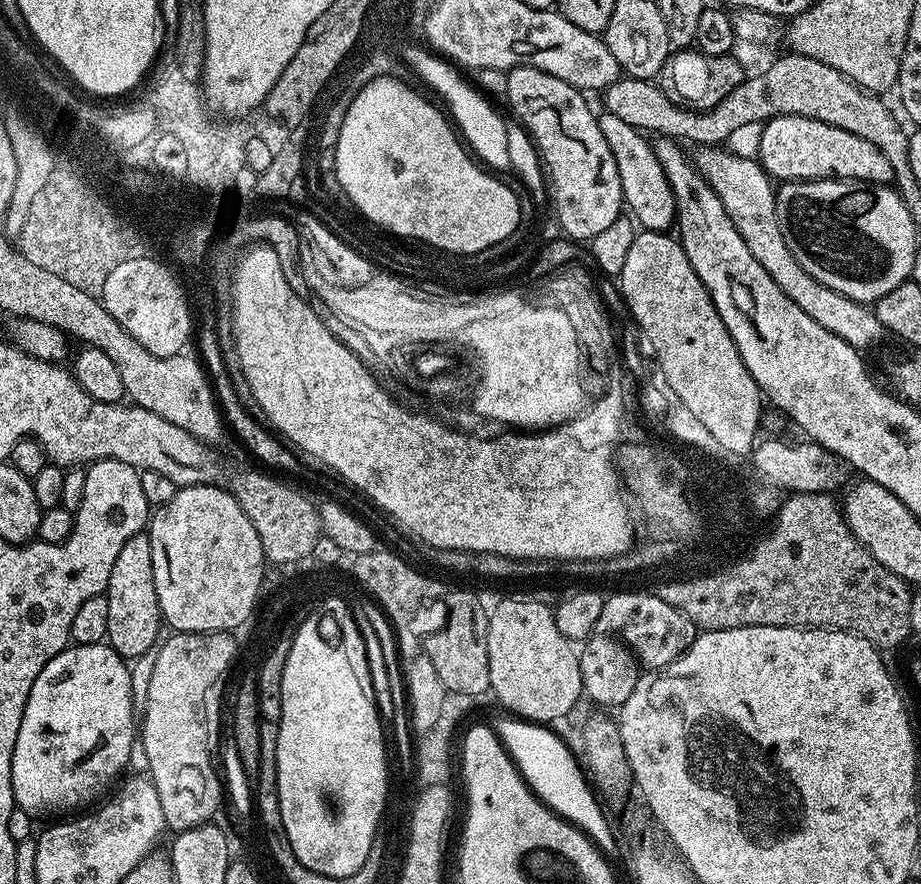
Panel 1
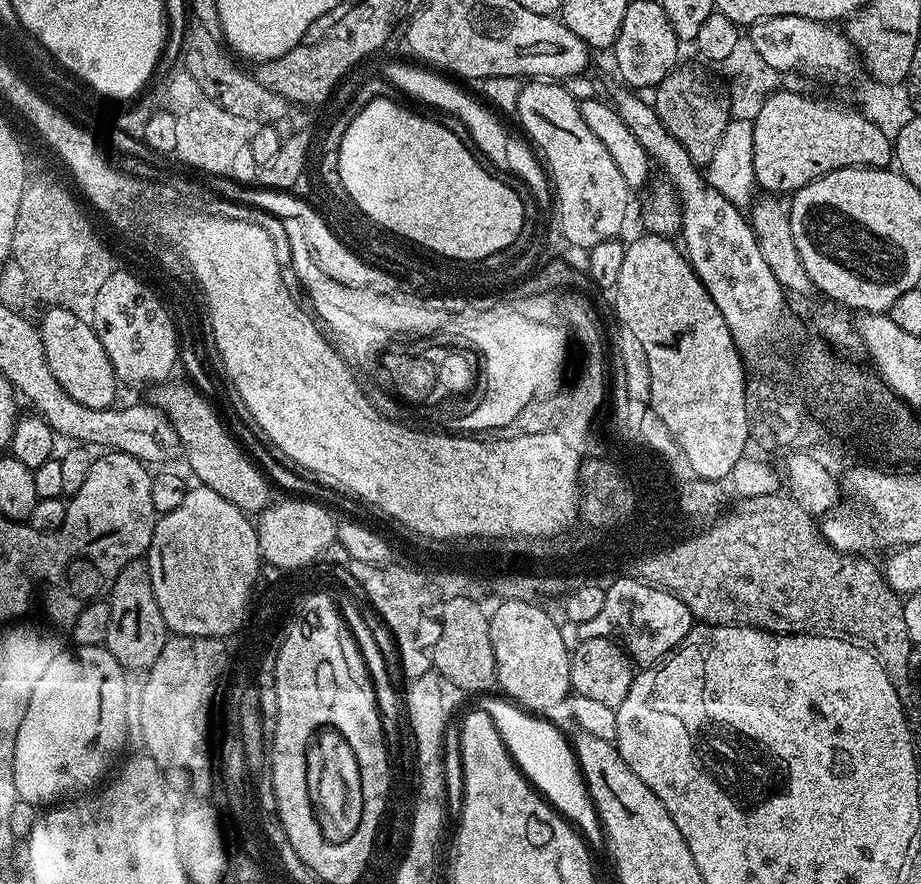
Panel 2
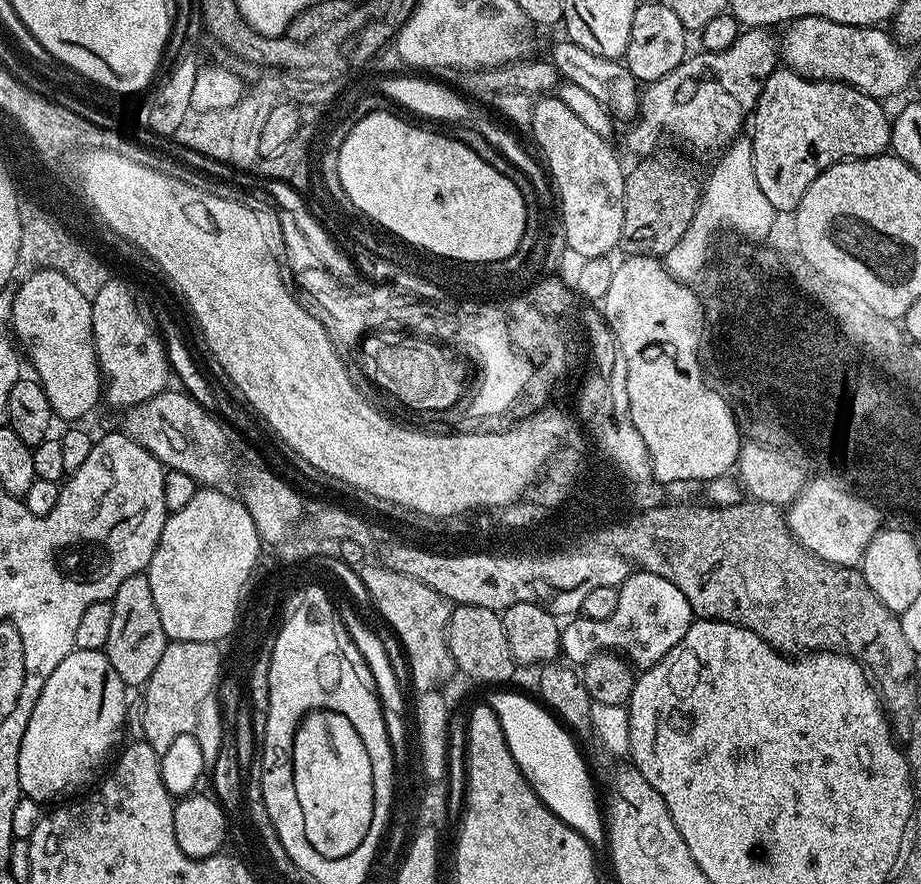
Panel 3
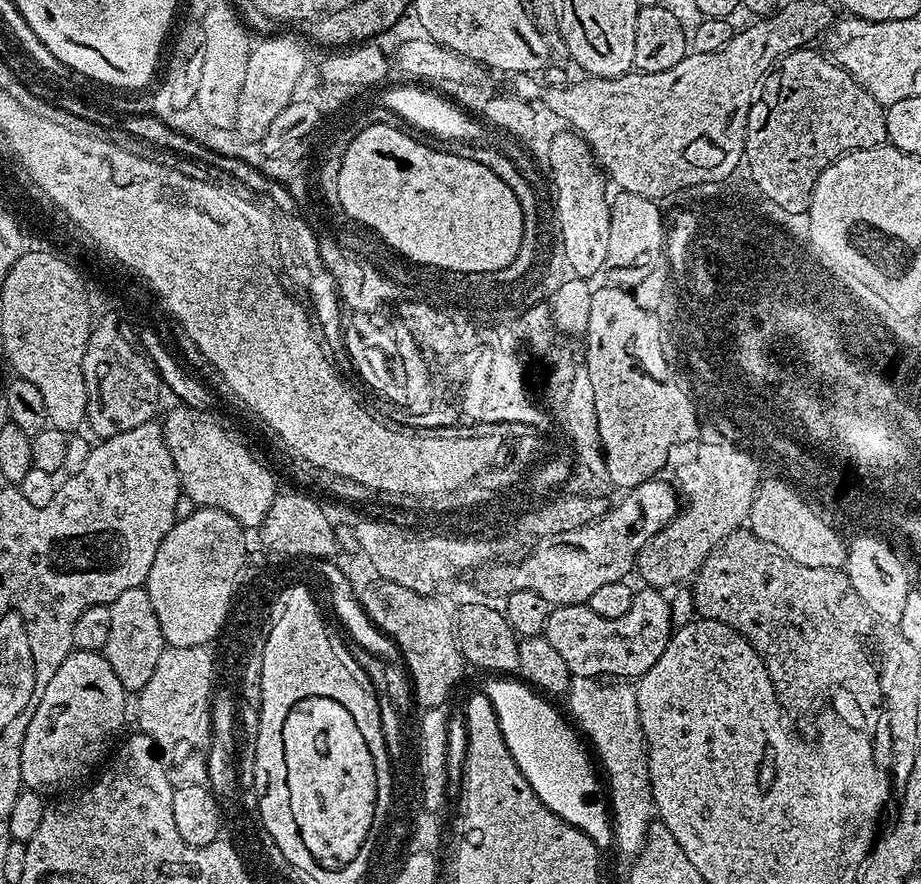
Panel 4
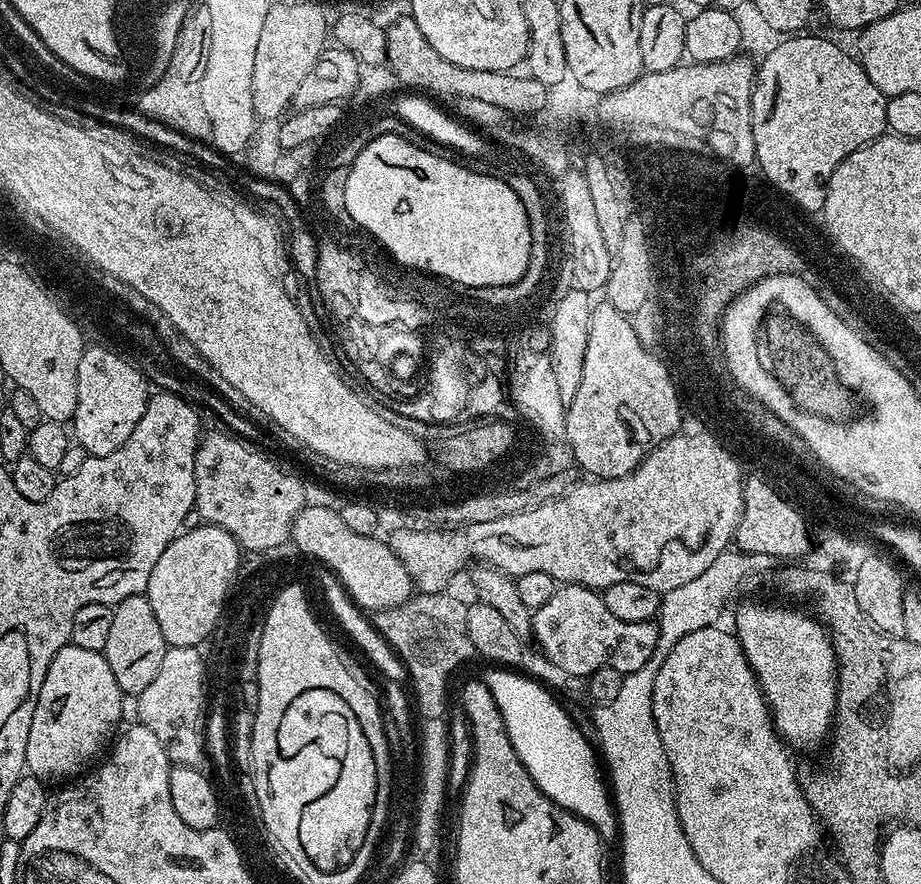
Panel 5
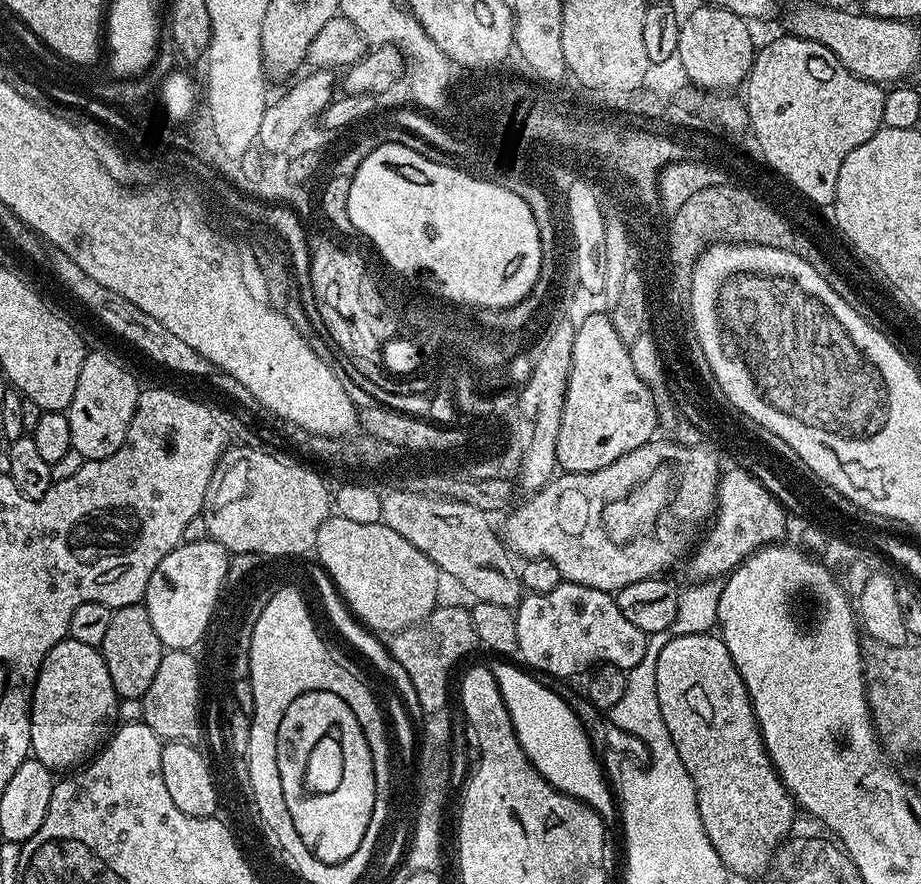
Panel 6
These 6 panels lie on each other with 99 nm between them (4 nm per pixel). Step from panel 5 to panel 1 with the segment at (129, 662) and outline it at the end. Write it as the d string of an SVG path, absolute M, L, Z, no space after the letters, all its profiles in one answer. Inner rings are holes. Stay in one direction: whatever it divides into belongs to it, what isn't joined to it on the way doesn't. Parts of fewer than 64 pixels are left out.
M147 534L130 538L130 542L122 546L118 559L114 561L114 570L110 570L106 595L110 610L110 618L106 622L108 647L125 658L144 656L148 651L149 655L161 639L162 617L158 594L154 590L154 554L150 554L150 538Z

